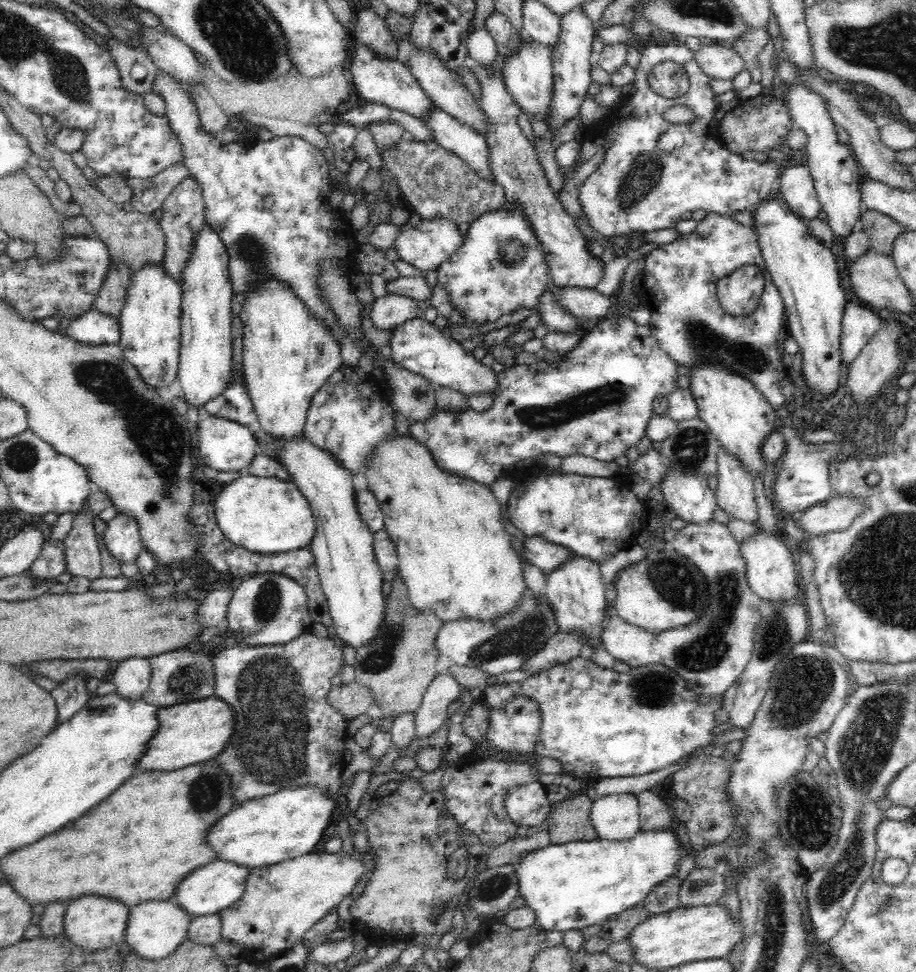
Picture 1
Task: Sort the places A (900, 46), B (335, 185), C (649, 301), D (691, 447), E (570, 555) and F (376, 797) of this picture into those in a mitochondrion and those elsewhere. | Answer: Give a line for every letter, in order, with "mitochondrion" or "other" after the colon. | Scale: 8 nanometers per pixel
A: mitochondrion
B: other
C: other
D: mitochondrion
E: other
F: other

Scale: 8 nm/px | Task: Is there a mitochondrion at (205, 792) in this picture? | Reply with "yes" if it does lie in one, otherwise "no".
yes

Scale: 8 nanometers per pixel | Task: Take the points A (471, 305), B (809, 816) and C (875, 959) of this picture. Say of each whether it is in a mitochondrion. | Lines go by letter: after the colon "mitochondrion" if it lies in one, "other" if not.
A: other
B: mitochondrion
C: other

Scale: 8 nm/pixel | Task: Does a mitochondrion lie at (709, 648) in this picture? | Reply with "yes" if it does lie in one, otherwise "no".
yes

